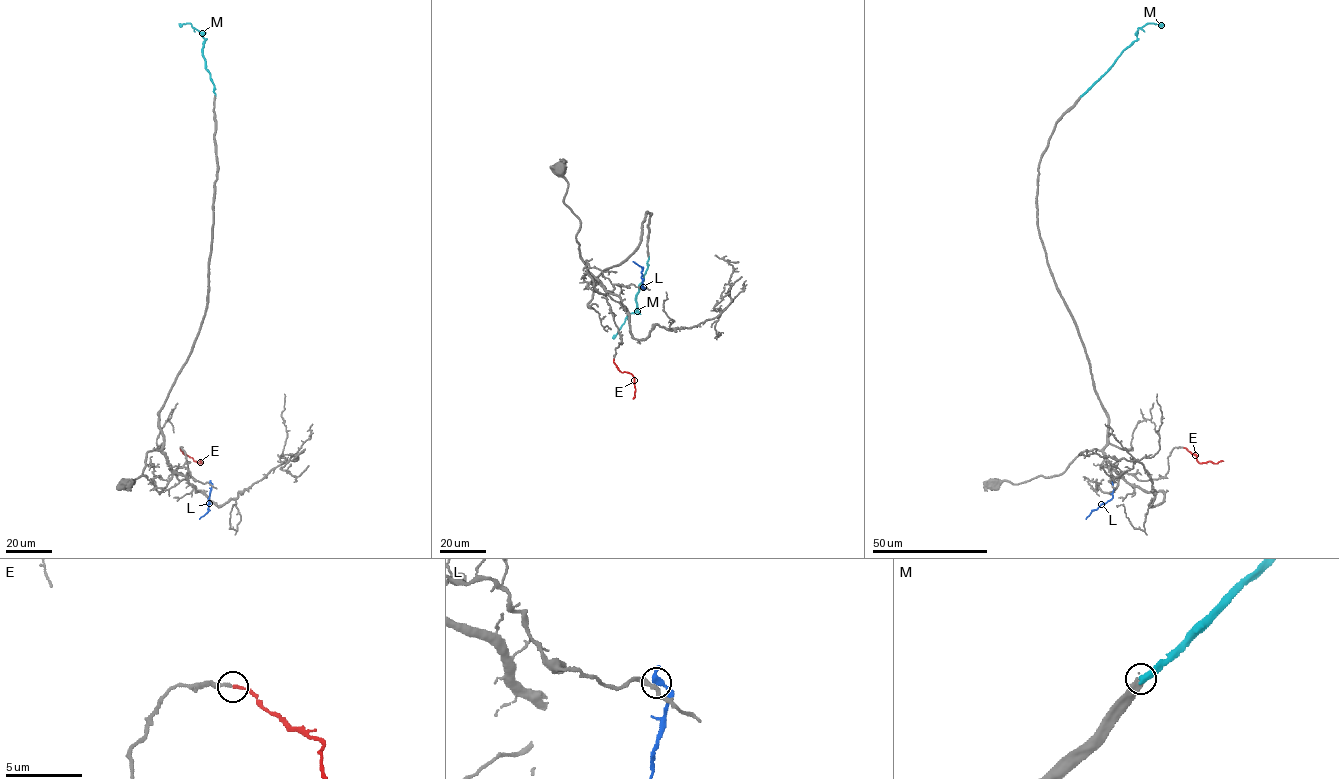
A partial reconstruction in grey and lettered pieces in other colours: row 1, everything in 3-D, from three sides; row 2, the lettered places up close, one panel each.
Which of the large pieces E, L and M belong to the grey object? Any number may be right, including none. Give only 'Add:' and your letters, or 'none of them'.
Add: E

